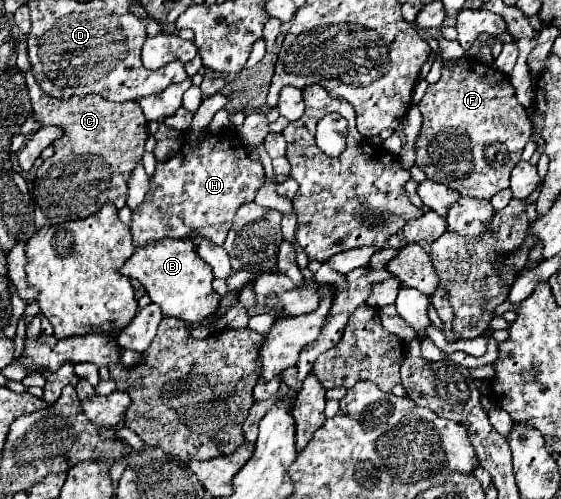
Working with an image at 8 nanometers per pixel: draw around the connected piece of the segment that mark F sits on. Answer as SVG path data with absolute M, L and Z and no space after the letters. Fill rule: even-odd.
M472 59L444 61L442 71L446 71L444 77L438 83L430 85L424 99L418 103L418 109L424 117L424 125L416 143L416 165L426 173L428 179L444 183L460 195L490 199L492 207L500 211L512 199L512 191L506 189L510 183L510 171L520 161L522 149L532 135L526 109L516 101L514 87L508 75L496 71L490 65L480 65Z

